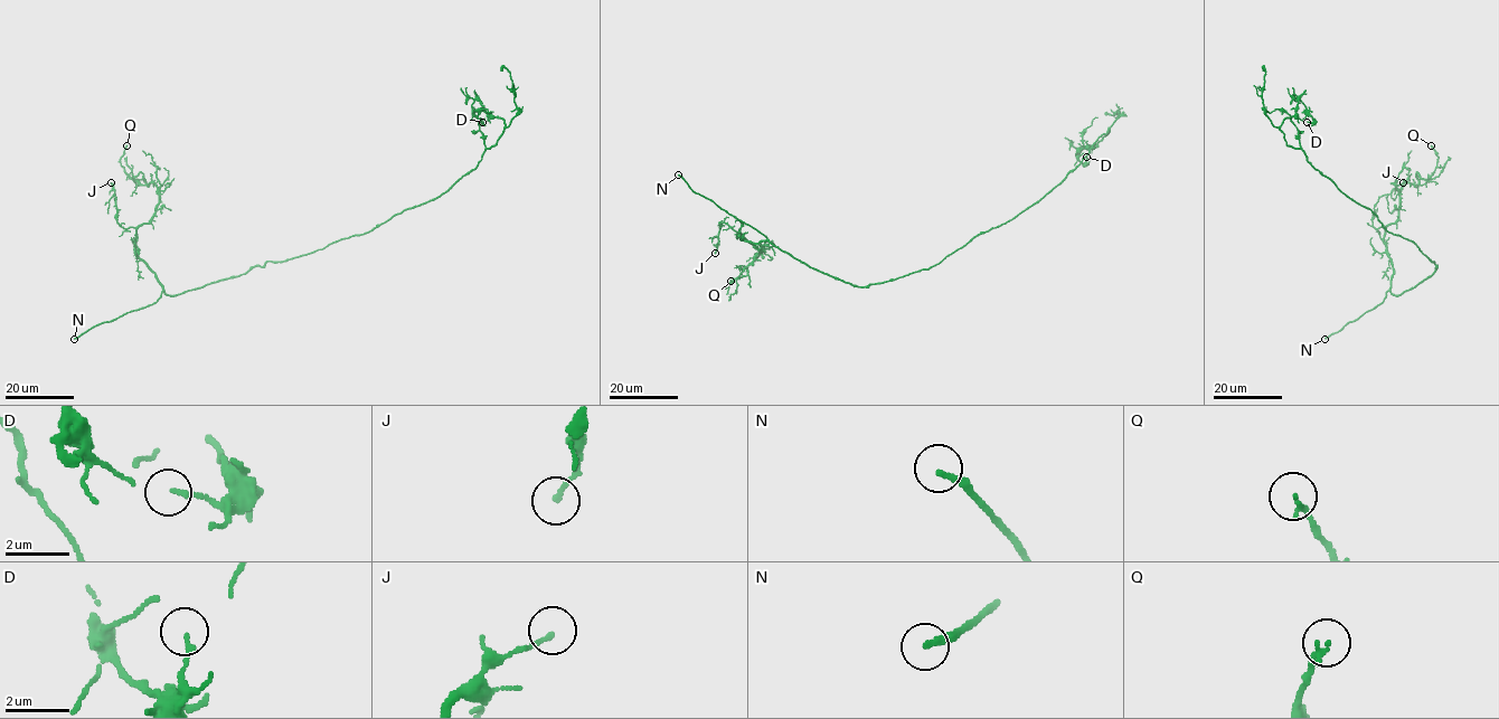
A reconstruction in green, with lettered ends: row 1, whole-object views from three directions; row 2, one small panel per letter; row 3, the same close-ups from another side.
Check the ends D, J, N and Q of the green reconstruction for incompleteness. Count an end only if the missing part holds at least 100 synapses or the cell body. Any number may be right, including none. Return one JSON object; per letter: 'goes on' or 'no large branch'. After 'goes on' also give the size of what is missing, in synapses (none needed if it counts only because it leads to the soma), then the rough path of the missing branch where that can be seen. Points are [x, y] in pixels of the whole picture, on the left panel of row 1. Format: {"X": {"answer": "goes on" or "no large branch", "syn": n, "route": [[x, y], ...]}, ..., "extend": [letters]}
{"D": {"answer": "no large branch"}, "J": {"answer": "no large branch"}, "N": {"answer": "goes on", "route": [[74, 339], [59, 348], [43, 350], [35, 358], [20, 358]]}, "Q": {"answer": "no large branch"}, "extend": ["N"]}

